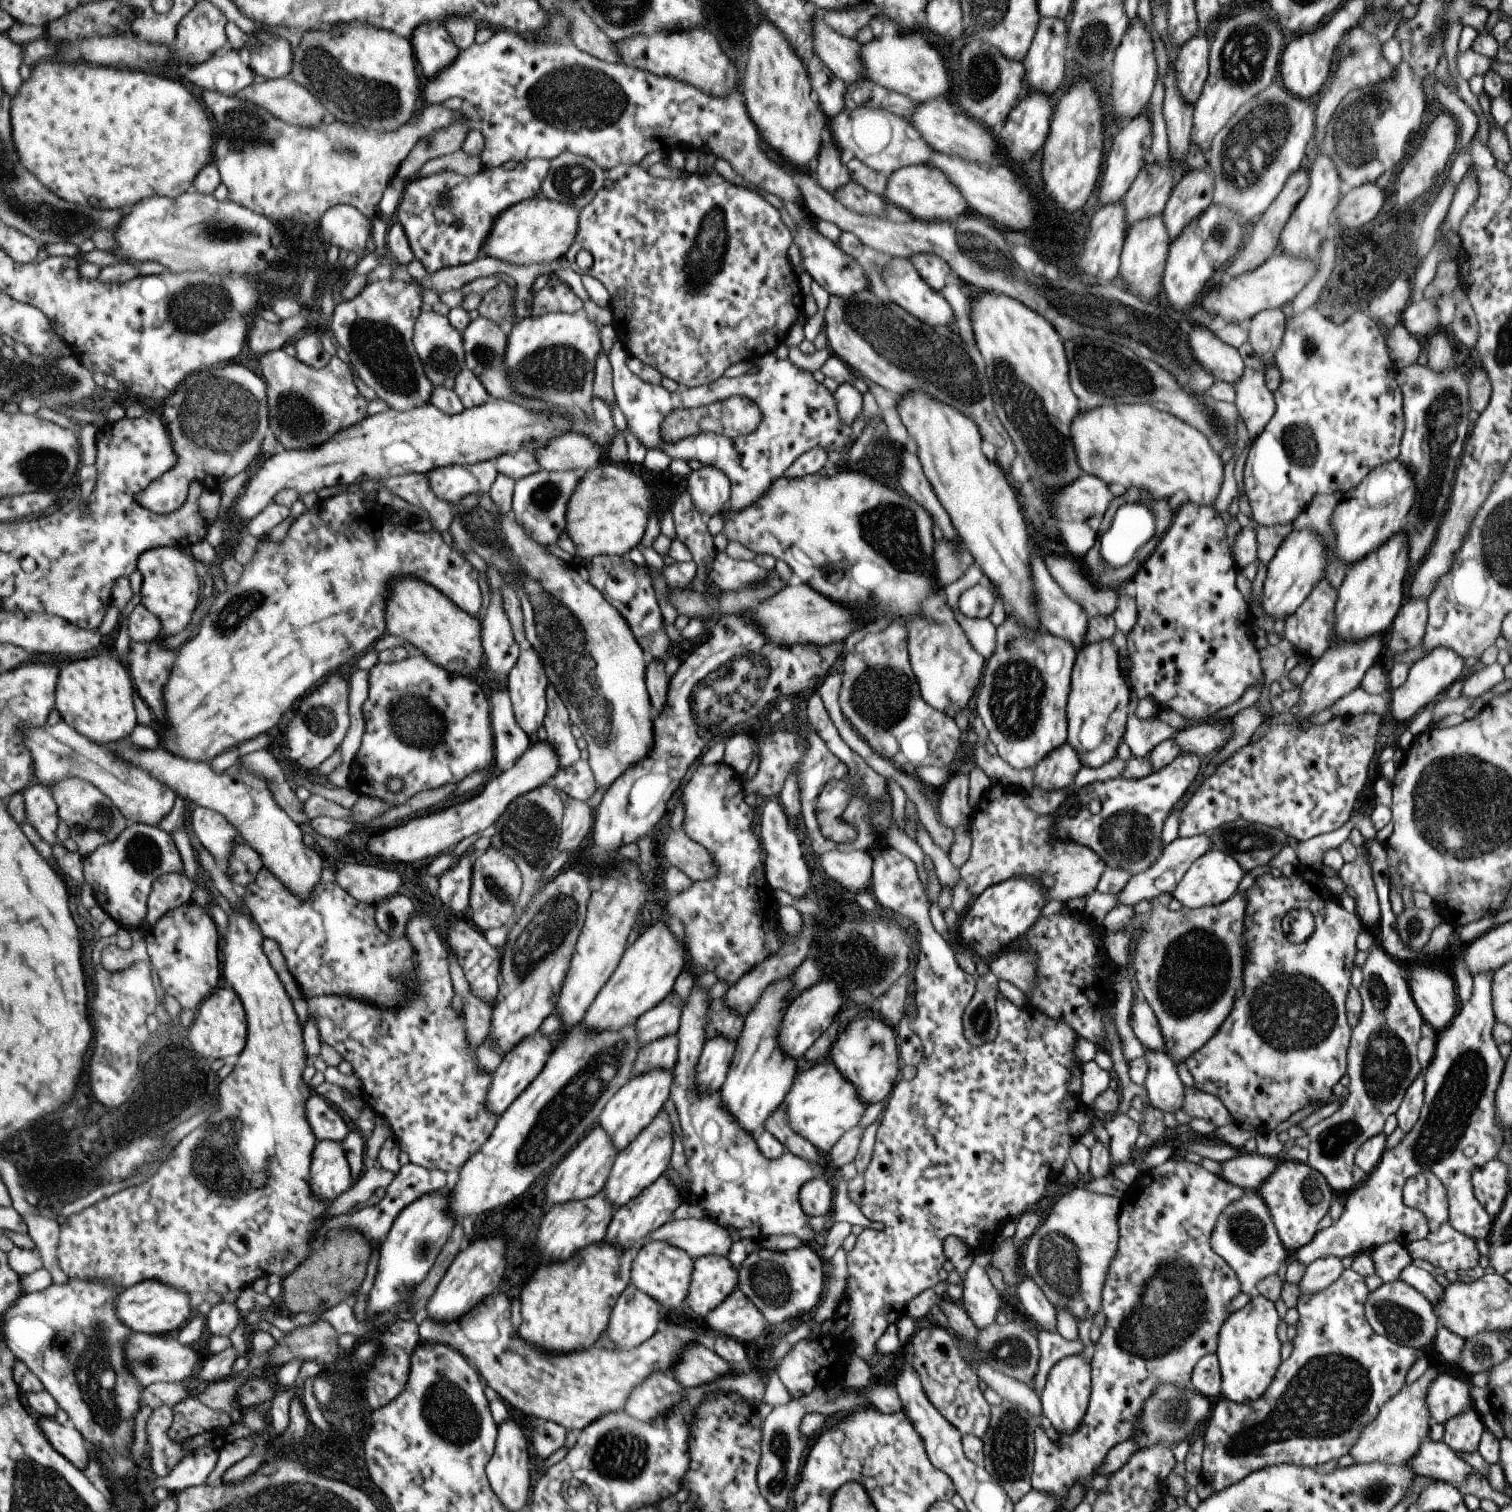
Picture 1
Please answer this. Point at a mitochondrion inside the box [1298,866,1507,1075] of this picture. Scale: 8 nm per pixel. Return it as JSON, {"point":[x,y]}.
{"point":[1415,927]}

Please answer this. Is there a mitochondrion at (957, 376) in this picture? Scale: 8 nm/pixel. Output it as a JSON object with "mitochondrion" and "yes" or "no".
{"mitochondrion":"yes"}

